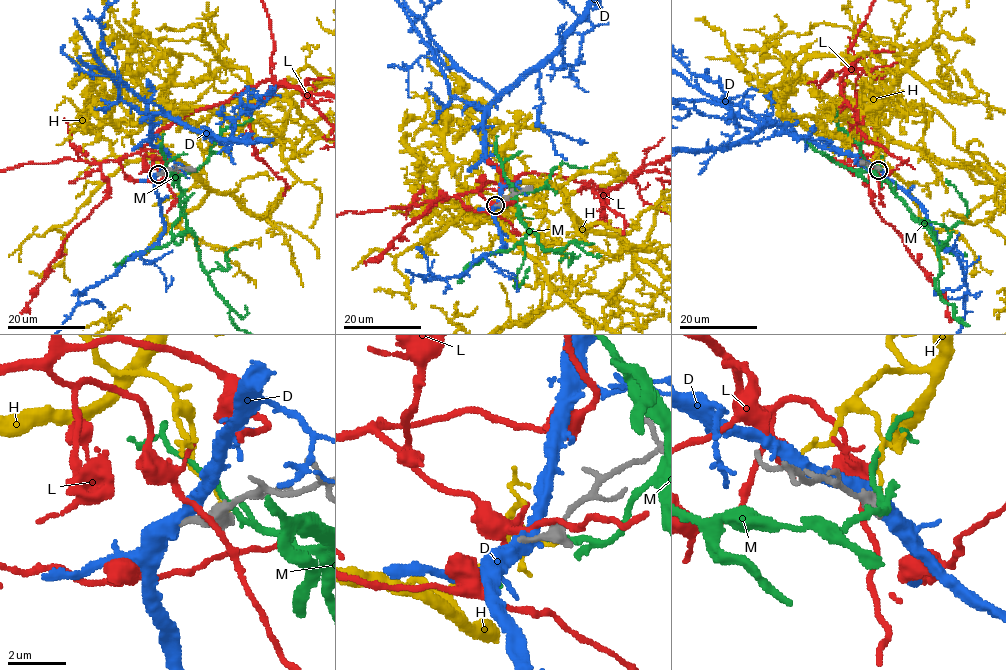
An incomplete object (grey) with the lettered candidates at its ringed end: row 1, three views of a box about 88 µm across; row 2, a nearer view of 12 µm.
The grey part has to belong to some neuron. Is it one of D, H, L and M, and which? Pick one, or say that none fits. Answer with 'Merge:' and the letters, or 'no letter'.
Merge: no letter

